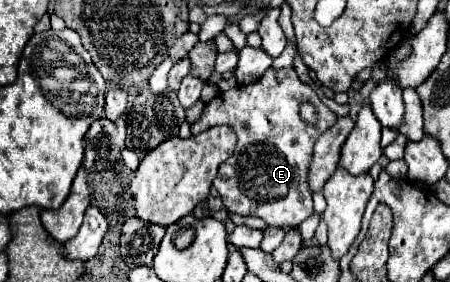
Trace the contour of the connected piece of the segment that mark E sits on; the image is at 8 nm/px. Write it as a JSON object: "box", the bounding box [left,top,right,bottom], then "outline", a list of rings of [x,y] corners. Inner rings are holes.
{"box":[191,67,337,227],"outline":[[[293,67],[267,69],[265,75],[253,85],[235,85],[217,93],[205,107],[199,121],[191,125],[191,135],[215,127],[227,125],[235,129],[237,145],[233,155],[221,163],[213,187],[219,191],[227,211],[237,215],[255,215],[269,227],[297,227],[313,213],[311,189],[309,189],[309,163],[313,159],[313,145],[317,137],[337,121],[337,115],[329,111],[317,97],[317,93],[305,85]],[[301,103],[313,103],[319,113],[317,125],[307,125],[299,117]]]}

